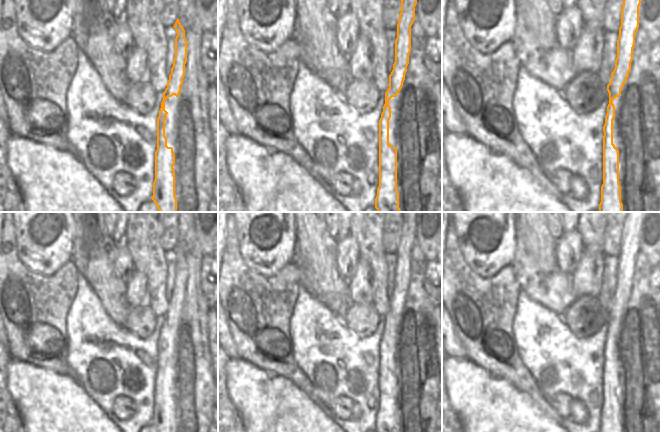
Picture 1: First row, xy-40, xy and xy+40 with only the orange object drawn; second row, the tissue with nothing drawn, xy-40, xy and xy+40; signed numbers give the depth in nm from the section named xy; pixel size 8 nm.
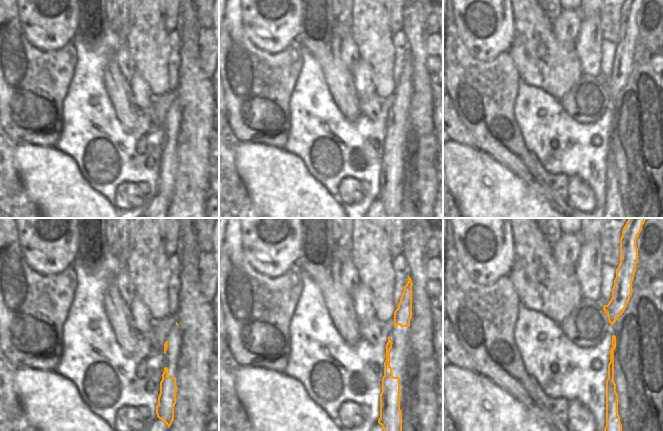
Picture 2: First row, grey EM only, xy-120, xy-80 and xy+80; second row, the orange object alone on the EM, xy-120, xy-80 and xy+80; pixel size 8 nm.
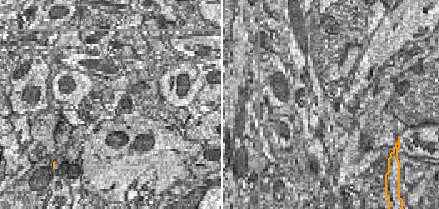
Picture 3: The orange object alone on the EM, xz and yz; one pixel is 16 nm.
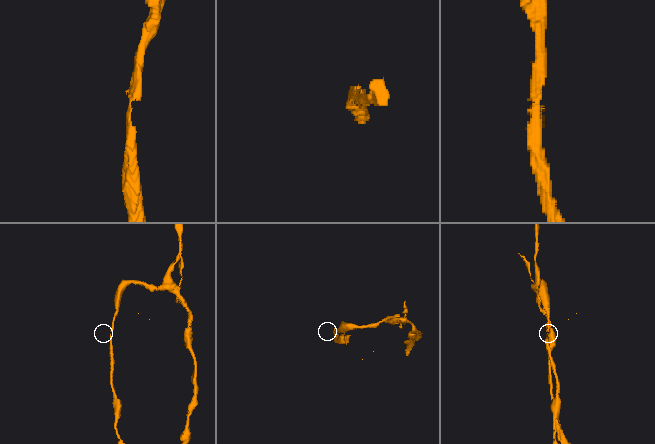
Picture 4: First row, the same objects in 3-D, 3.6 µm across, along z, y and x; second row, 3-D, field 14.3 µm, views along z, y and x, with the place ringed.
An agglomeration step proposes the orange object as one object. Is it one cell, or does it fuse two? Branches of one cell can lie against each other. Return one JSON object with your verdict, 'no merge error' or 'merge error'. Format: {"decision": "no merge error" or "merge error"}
{"decision": "no merge error"}

